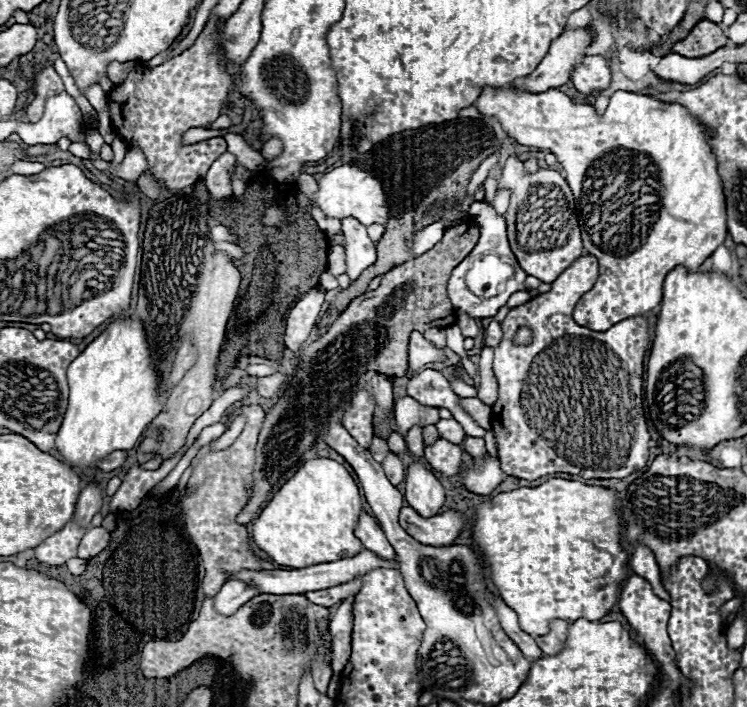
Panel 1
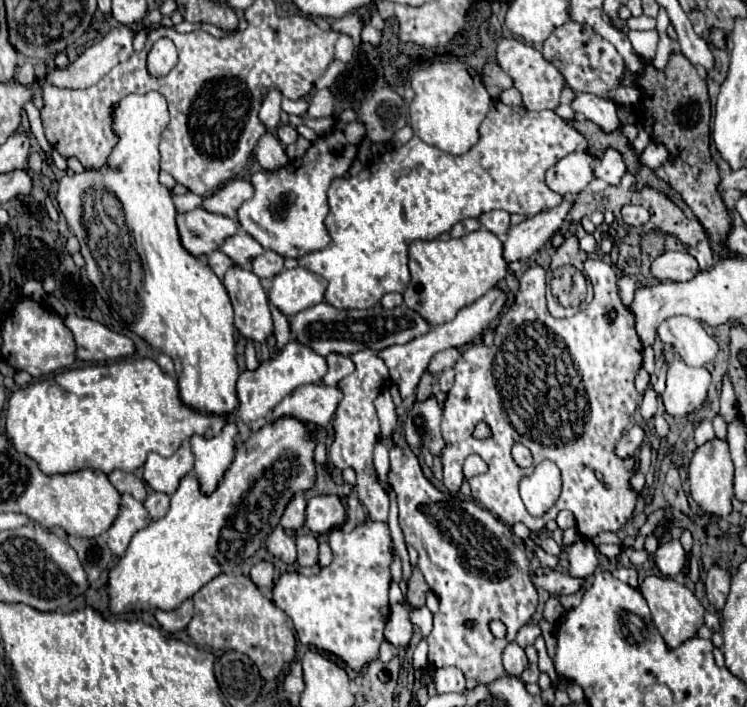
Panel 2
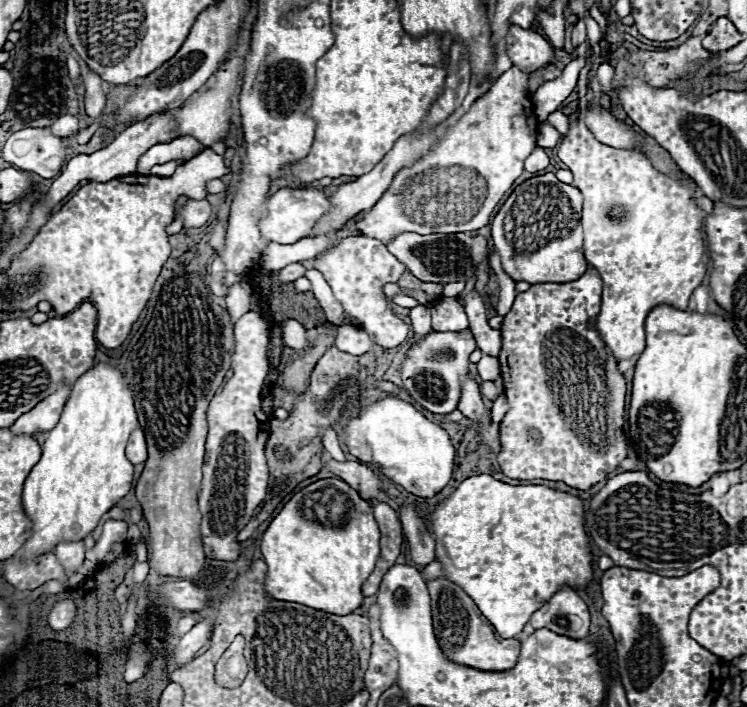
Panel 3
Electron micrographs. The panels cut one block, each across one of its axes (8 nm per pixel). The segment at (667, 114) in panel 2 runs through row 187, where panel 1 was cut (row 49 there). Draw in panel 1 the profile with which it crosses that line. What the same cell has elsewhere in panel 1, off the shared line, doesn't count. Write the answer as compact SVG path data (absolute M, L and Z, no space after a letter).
M702 20L692 28L692 32L684 40L678 40L672 46L672 52L684 58L702 58L716 52L718 48L726 44L728 44L728 38L724 36L722 28L714 22Z

